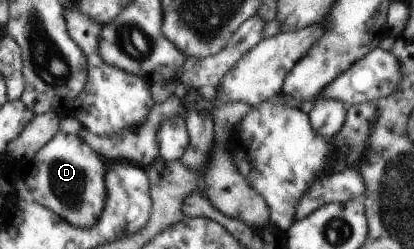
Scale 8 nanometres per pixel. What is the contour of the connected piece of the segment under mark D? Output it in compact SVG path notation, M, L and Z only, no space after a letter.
M60 130L29 165L27 176L17 188L19 198L27 203L39 202L48 205L53 212L68 220L69 224L79 228L93 228L105 208L106 165L107 162L99 154L95 154L91 146L83 142L79 135L67 134Z

